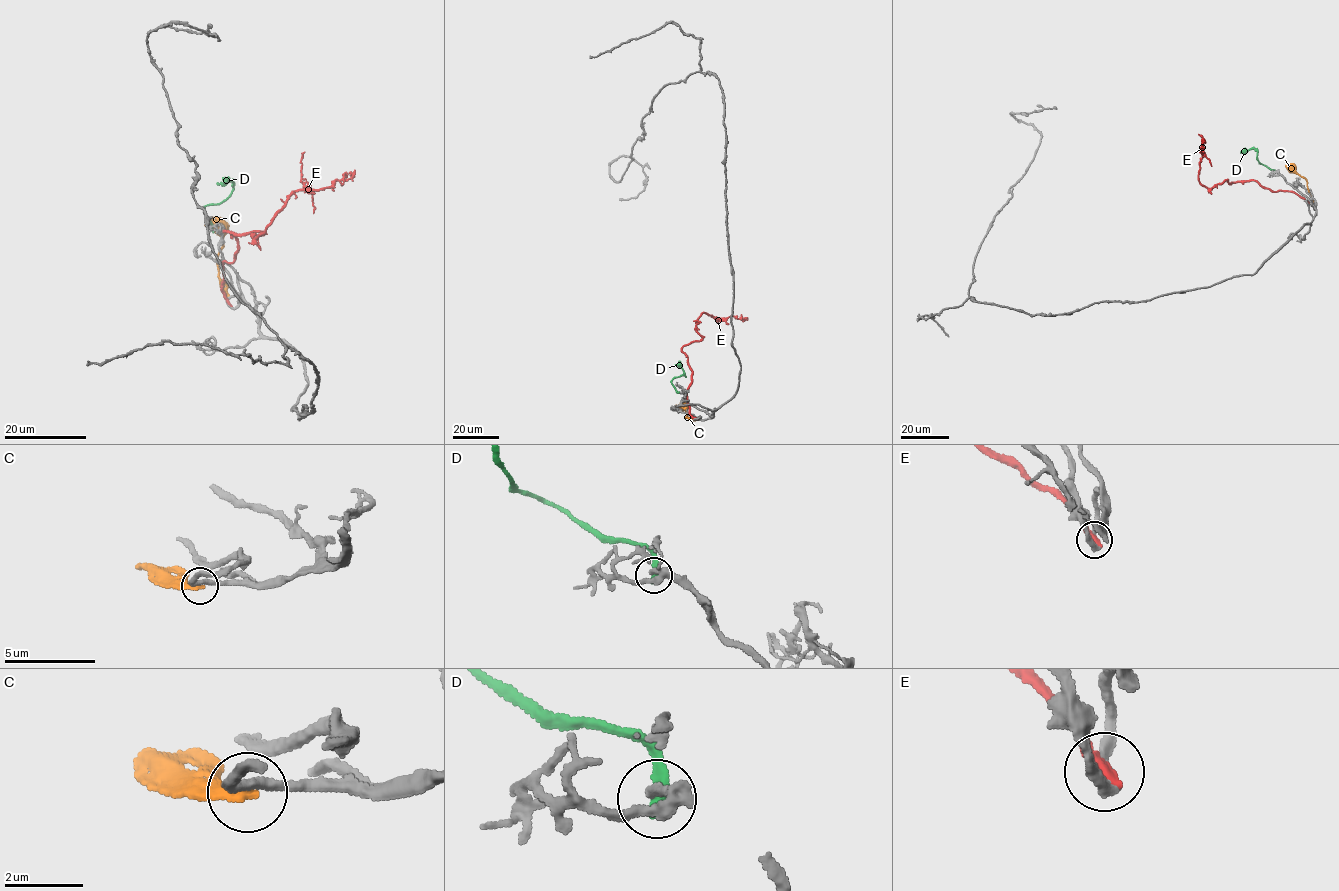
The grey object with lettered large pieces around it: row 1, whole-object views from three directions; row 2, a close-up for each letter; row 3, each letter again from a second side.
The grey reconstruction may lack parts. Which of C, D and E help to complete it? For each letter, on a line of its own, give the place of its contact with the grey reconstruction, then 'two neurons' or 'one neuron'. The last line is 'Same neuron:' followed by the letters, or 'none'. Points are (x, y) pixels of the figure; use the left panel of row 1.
C: (229, 297) | two neurons
D: (213, 230) | two neurons
E: (230, 306) | two neurons
Same neuron: none

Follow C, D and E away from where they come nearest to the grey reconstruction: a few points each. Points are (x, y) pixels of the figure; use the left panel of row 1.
C: (229, 296), (217, 264), (226, 226), (218, 217)
D: (213, 231), (204, 206), (222, 203), (233, 186), (232, 181), (216, 182)
E: (231, 306), (222, 267), (237, 242), (224, 231), (262, 232), (255, 237), (295, 192), (329, 187), (354, 170)

